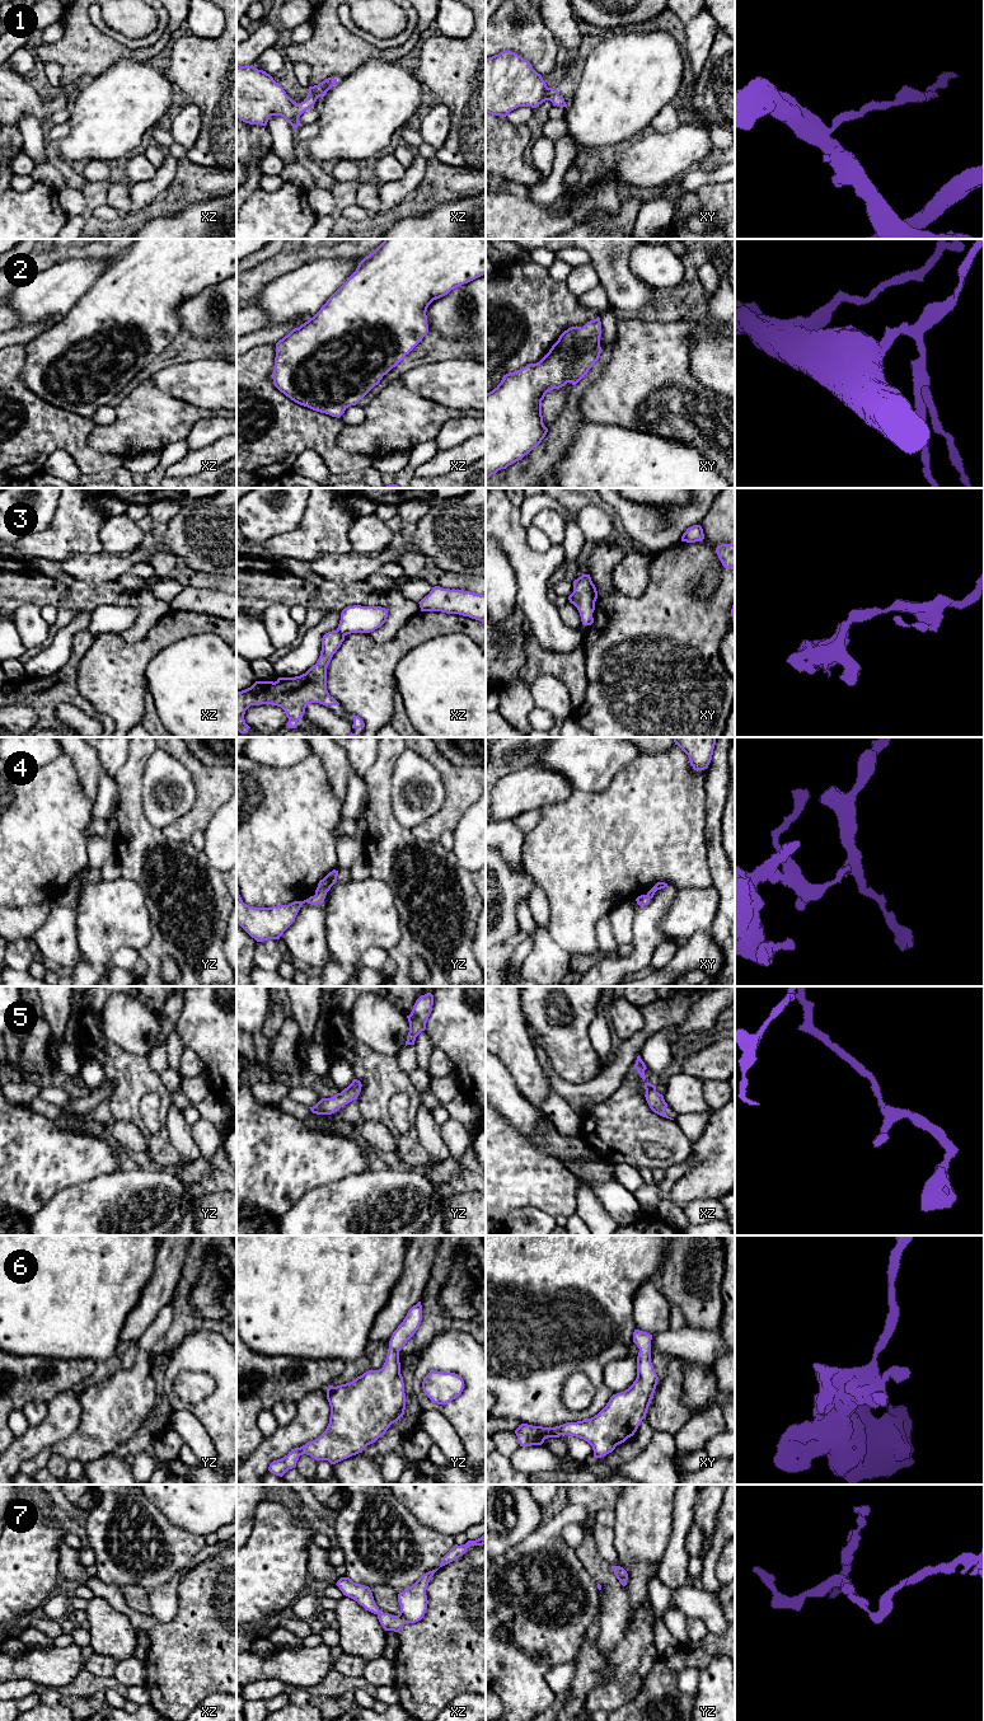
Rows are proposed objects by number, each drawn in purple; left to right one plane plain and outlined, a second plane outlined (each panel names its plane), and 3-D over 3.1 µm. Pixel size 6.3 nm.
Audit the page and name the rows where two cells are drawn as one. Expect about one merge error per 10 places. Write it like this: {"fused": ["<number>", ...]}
{"fused": ["3"]}

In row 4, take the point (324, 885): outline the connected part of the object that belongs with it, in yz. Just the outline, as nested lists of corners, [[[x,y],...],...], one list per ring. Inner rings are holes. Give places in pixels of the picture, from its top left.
[[[333,869],[319,881],[315,895],[304,901],[272,908],[253,908],[243,902],[236,883],[236,923],[257,942],[280,939],[295,922],[303,904],[323,904],[327,892],[337,882],[338,871]]]

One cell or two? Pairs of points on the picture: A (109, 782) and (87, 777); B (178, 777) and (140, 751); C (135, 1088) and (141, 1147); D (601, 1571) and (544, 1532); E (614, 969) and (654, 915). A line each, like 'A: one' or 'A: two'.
A: two
B: two
C: two
D: two
E: one

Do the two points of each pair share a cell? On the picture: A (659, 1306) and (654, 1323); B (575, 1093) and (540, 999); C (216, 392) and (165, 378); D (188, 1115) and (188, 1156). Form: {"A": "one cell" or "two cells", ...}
{"A": "one cell", "B": "two cells", "C": "one cell", "D": "two cells"}

